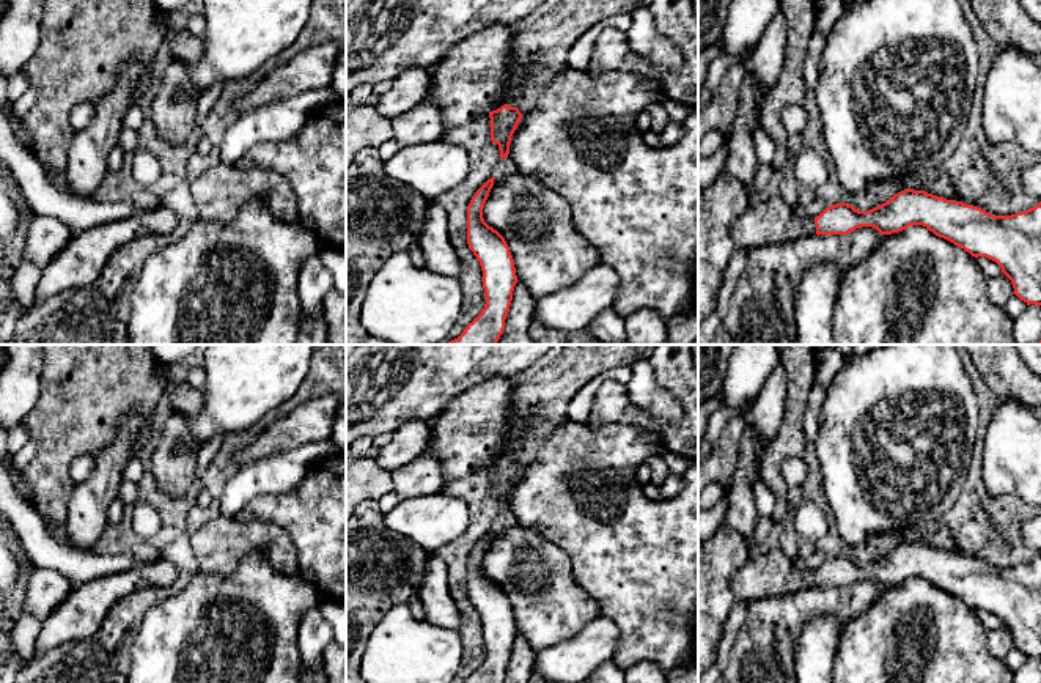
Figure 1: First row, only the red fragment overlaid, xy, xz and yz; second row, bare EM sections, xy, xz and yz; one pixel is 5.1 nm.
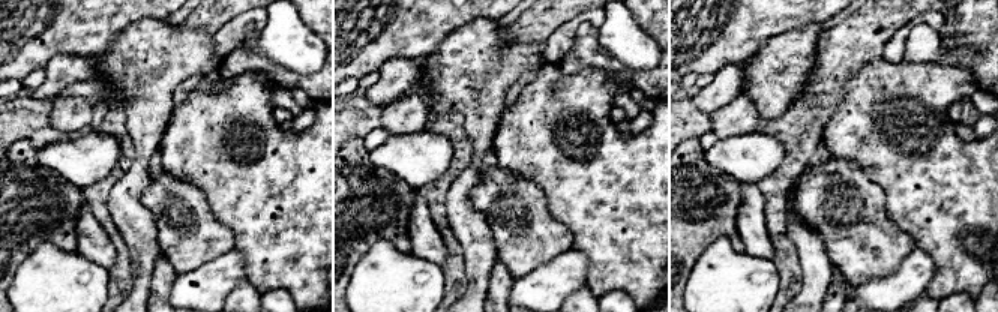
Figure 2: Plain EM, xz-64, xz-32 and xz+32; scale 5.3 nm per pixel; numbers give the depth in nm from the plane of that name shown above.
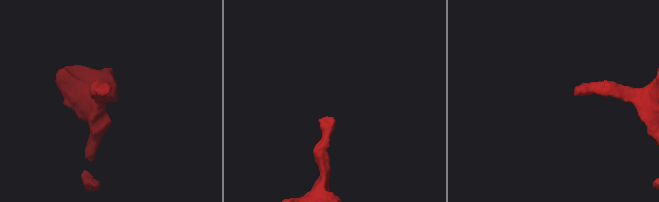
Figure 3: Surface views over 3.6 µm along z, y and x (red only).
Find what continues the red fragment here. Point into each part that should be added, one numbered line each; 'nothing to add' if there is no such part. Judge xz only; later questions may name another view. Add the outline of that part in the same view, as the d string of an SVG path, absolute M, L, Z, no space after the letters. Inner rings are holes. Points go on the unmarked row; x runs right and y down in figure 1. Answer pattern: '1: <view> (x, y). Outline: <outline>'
1: xz (472, 431). Outline: M494 378L453 398L432 419L426 453L439 464L445 482L467 477L508 456L517 460L525 447L509 447L513 390L509 378Z

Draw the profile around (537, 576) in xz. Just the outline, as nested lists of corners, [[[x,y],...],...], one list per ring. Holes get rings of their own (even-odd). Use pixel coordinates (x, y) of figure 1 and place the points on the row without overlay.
[[[533,529],[495,530],[483,571],[505,590],[517,633],[535,652],[576,637],[601,617],[596,600],[576,584],[569,556]]]

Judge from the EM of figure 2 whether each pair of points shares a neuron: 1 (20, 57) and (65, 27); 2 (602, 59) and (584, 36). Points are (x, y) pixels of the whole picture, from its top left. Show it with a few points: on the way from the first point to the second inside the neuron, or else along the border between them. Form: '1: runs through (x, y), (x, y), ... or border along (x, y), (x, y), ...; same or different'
1: runs through (30, 47), (44, 45), (54, 35); same
2: runs through (596, 53), (586, 42); same

